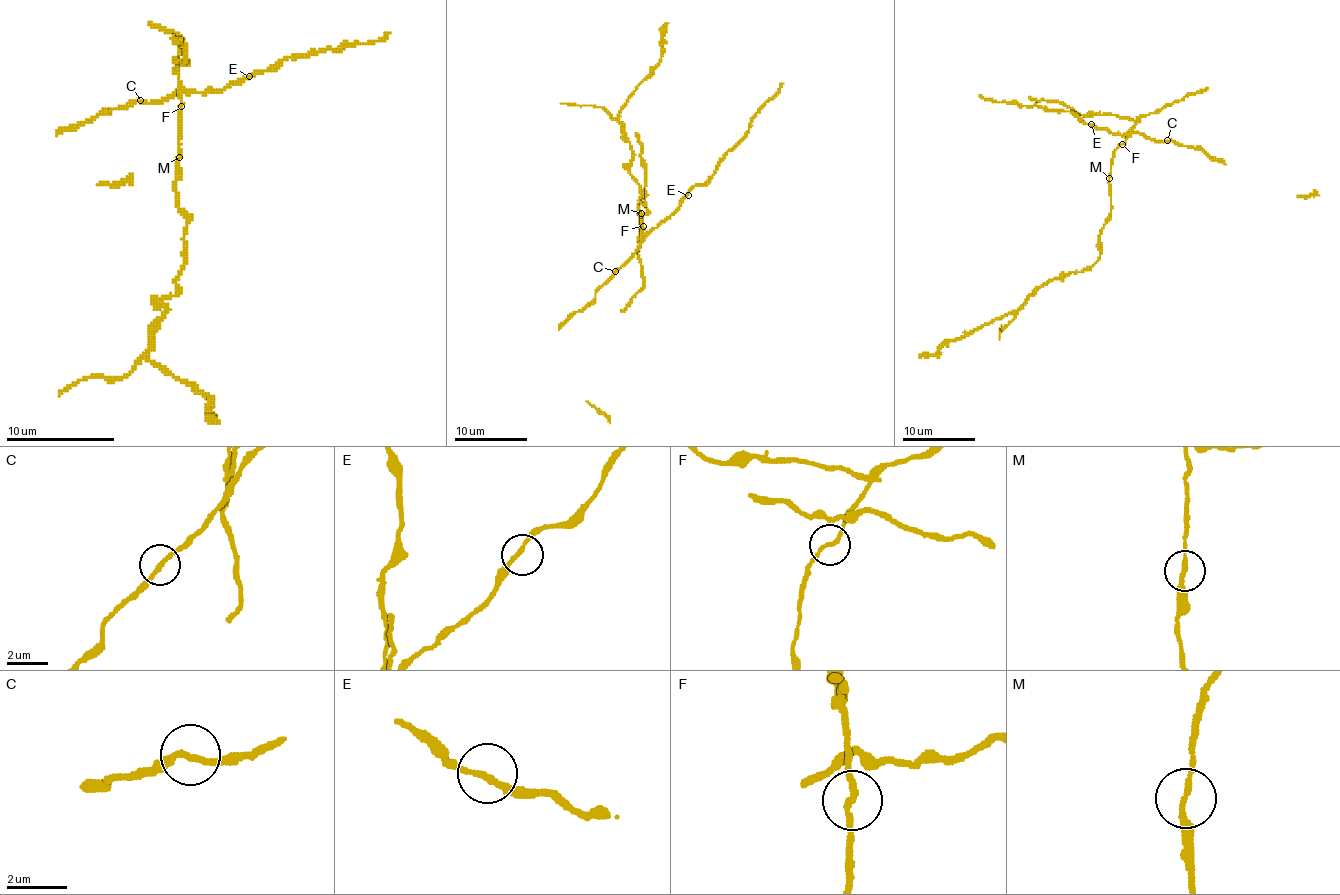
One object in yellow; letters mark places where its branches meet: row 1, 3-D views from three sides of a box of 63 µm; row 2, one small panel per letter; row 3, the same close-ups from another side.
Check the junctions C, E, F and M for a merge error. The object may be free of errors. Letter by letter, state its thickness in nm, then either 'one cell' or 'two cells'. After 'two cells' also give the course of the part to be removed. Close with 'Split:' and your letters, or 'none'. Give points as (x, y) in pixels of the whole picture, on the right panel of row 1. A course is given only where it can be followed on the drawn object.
C: 200 nm thick; one cell
E: 190 nm thick; one cell
F: 190 nm thick; one cell
M: 200 nm thick; one cell
Split: none

